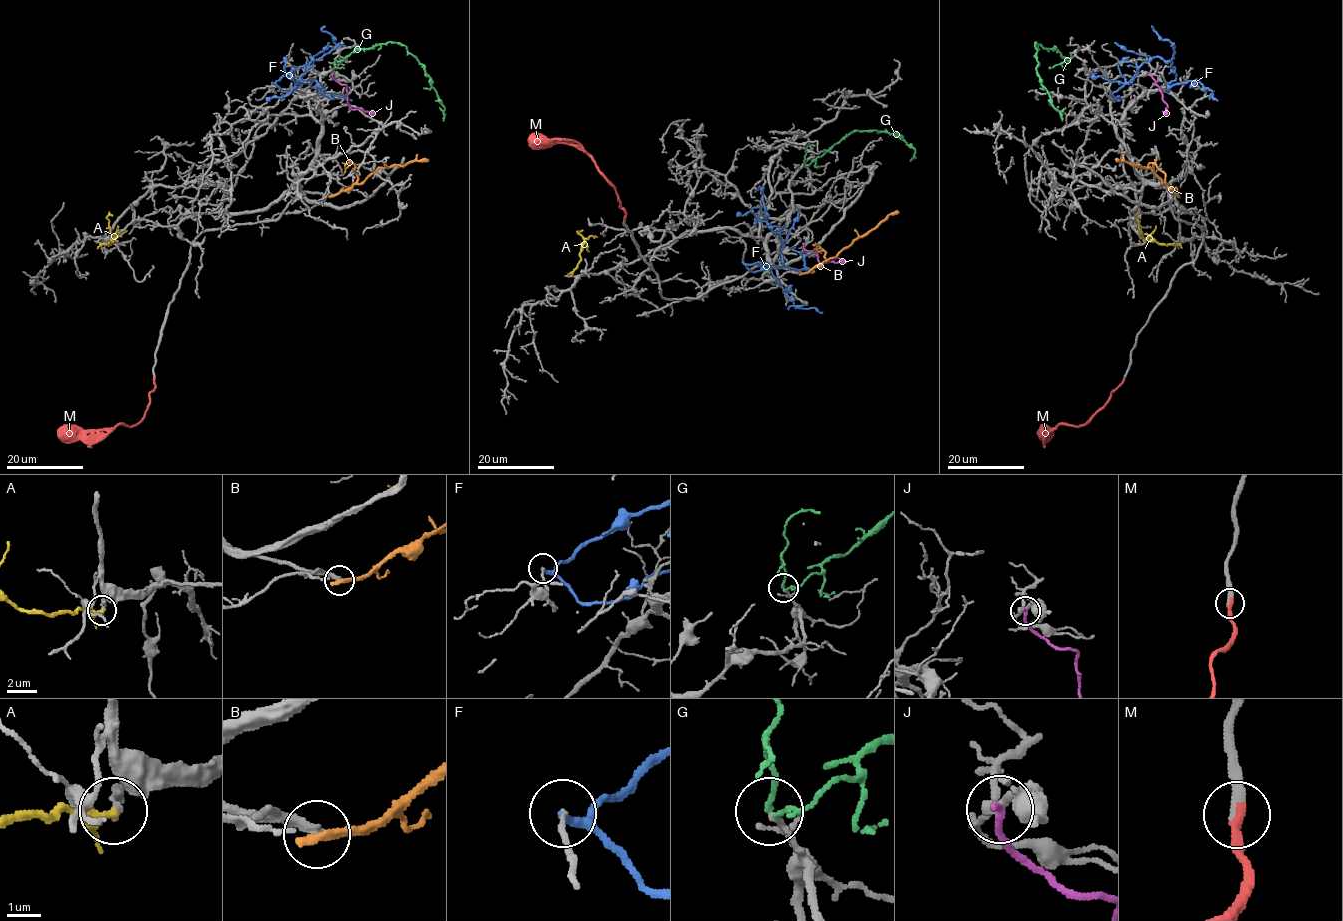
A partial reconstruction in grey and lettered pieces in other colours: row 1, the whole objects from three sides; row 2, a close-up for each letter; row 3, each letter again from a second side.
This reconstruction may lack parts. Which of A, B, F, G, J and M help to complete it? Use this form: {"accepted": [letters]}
{"accepted": ["M"]}

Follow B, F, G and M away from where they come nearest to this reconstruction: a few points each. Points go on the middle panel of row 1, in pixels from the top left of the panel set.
B: (801, 273), (832, 258), (890, 214), (899, 212)
F: (742, 262), (752, 272), (783, 265), (780, 235), (770, 227), (759, 207), (753, 207), (743, 215), (736, 213)
G: (805, 165), (856, 130), (891, 134), (895, 131), (915, 151), (913, 157)
M: (624, 219), (625, 212), (619, 206), (615, 188), (588, 154), (565, 143), (528, 138)

